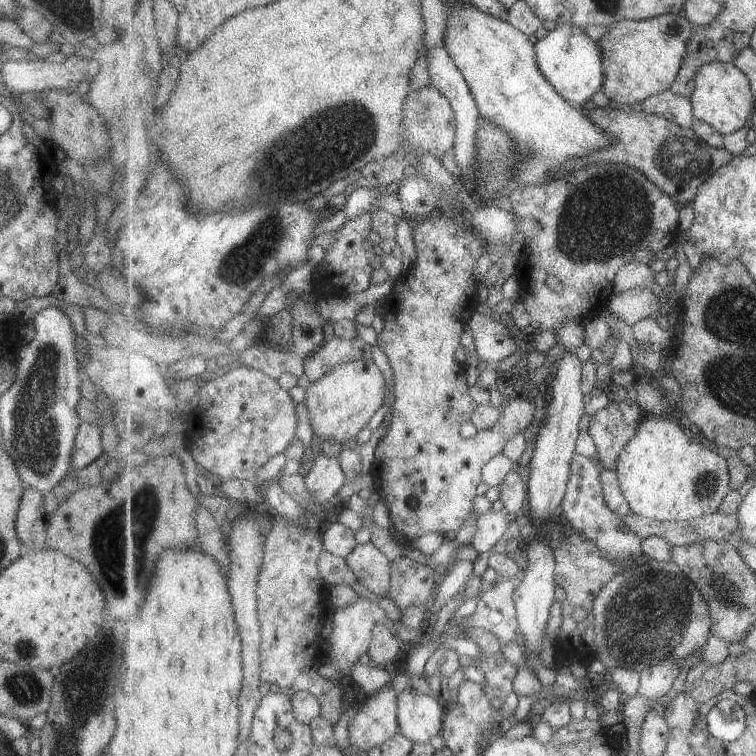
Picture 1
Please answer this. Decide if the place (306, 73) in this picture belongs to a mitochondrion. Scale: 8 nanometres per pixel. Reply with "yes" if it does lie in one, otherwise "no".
no

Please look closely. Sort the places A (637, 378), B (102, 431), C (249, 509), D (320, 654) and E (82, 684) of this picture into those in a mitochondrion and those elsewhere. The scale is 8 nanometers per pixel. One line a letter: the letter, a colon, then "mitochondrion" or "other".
A: other
B: other
C: other
D: other
E: mitochondrion

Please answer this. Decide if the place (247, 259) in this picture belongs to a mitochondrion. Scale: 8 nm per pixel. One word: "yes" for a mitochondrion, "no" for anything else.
yes

